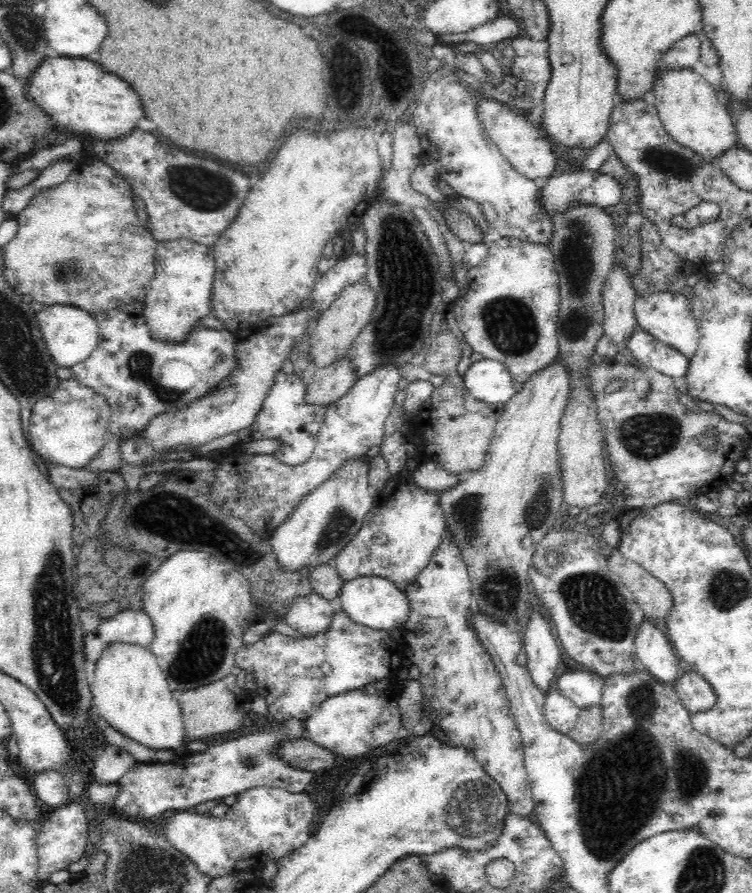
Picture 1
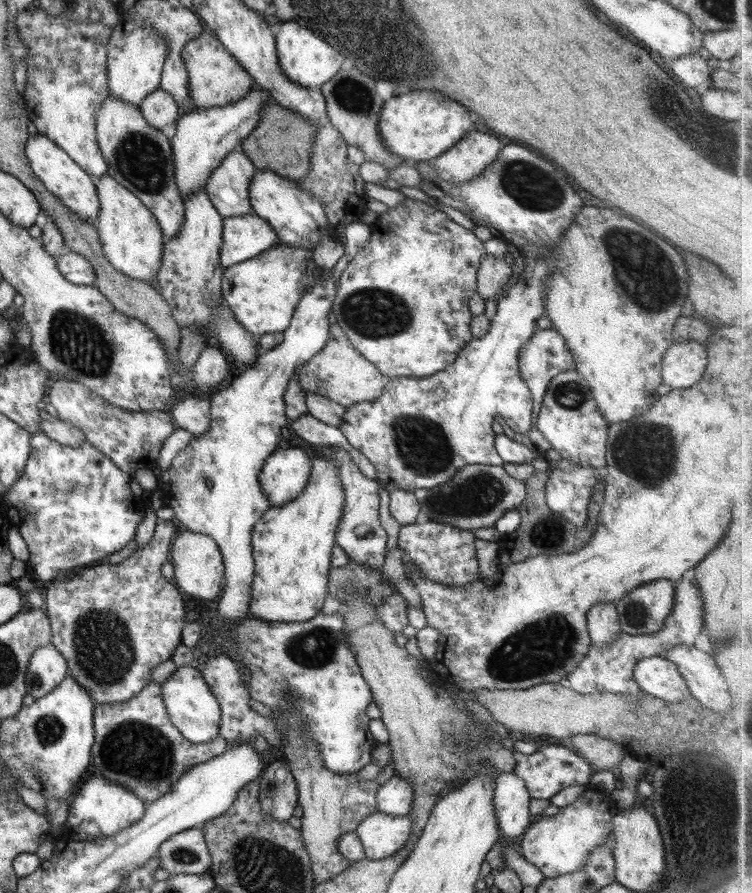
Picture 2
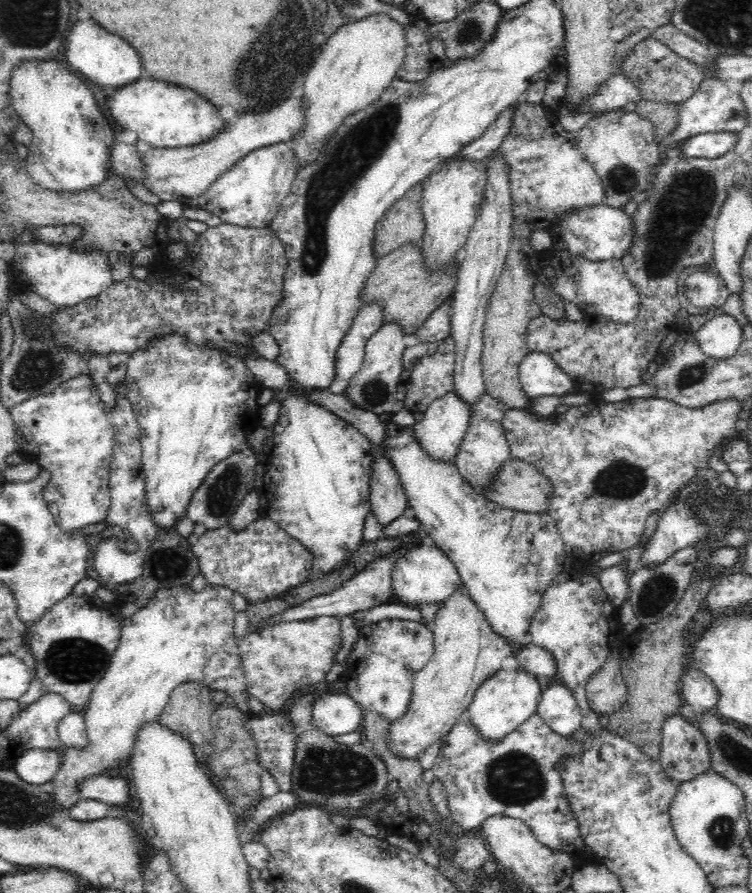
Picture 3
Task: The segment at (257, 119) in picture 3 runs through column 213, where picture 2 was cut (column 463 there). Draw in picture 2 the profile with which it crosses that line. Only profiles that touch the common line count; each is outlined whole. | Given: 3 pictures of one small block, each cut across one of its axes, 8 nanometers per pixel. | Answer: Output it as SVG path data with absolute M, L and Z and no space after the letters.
M470 130L446 150L432 160L436 174L450 184L464 184L480 176L486 166L492 164L502 150L502 142L494 136L479 130Z

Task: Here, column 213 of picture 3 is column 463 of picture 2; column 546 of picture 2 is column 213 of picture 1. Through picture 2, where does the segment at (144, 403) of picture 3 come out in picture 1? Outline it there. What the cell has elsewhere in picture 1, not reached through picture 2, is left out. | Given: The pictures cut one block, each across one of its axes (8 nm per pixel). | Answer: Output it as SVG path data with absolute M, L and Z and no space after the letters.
M181 238L174 241L160 242L156 249L157 258L154 278L146 287L146 296L142 299L146 307L143 315L150 330L150 335L159 342L180 343L198 330L200 318L211 314L211 298L216 271L212 247Z

